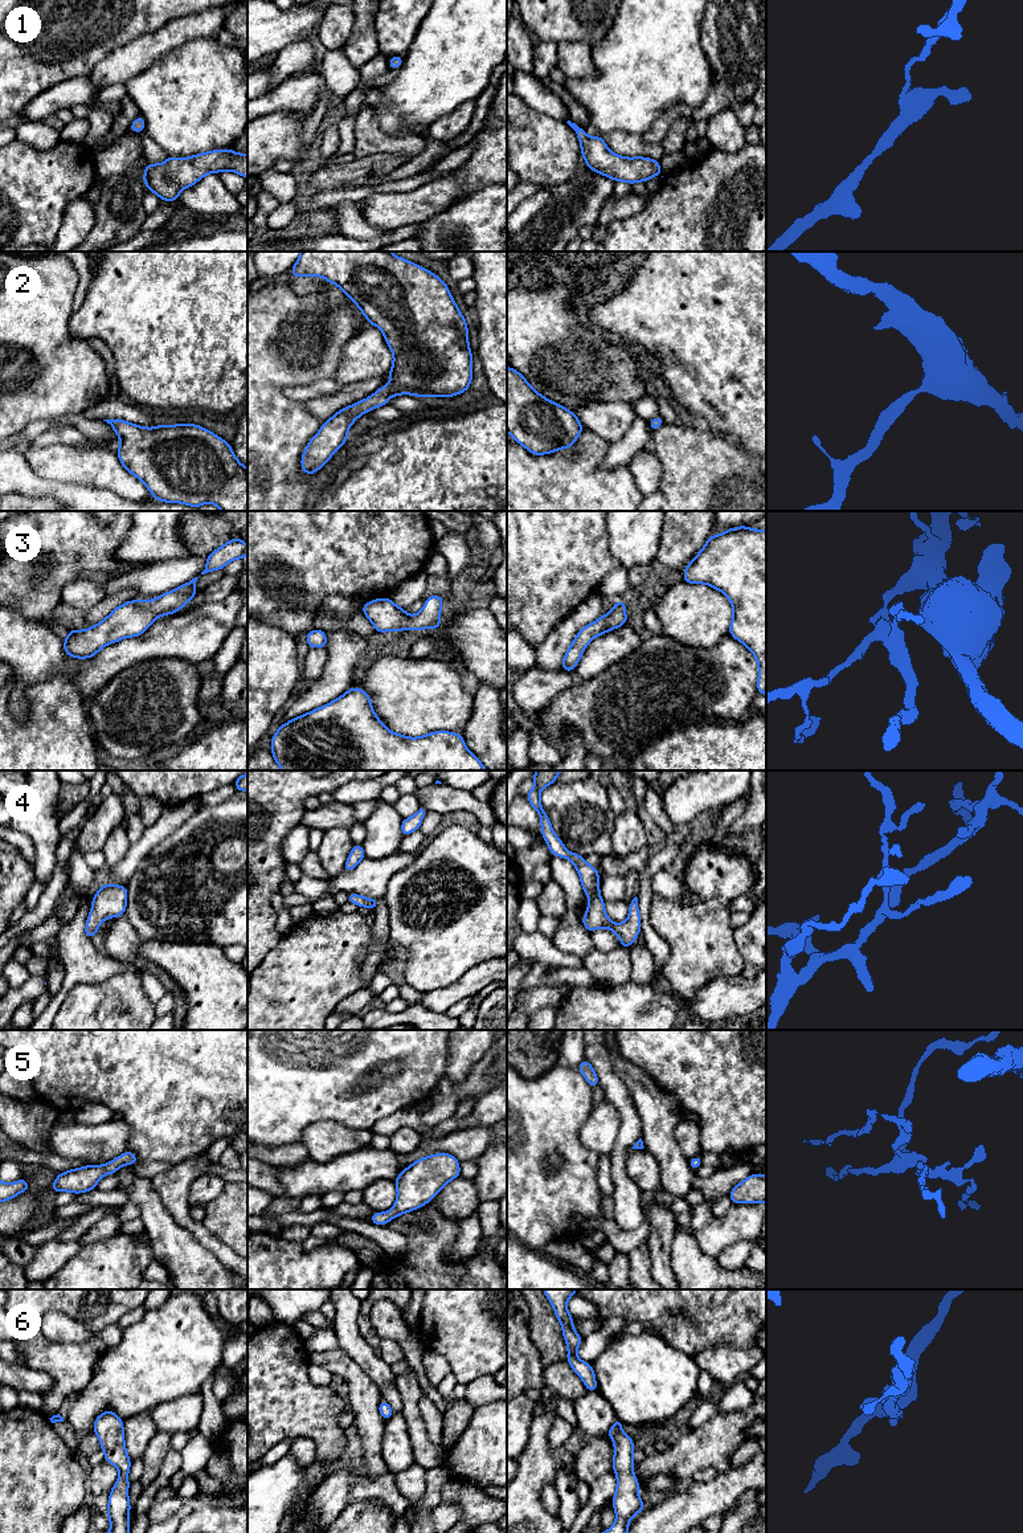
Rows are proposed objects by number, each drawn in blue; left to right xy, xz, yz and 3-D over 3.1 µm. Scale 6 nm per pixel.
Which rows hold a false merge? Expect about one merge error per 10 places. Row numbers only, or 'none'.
none

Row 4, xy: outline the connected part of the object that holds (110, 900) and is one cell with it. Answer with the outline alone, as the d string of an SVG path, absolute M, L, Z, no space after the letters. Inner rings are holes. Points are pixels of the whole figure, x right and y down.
M103 884L91 900L85 935L93 939L103 920L124 915L127 907L127 886Z

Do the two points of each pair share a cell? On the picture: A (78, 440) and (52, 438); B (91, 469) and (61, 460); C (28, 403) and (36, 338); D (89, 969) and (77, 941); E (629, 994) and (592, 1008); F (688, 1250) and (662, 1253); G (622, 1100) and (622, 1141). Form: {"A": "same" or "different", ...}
{"A": "same", "B": "same", "C": "same", "D": "same", "E": "same", "F": "different", "G": "same"}

